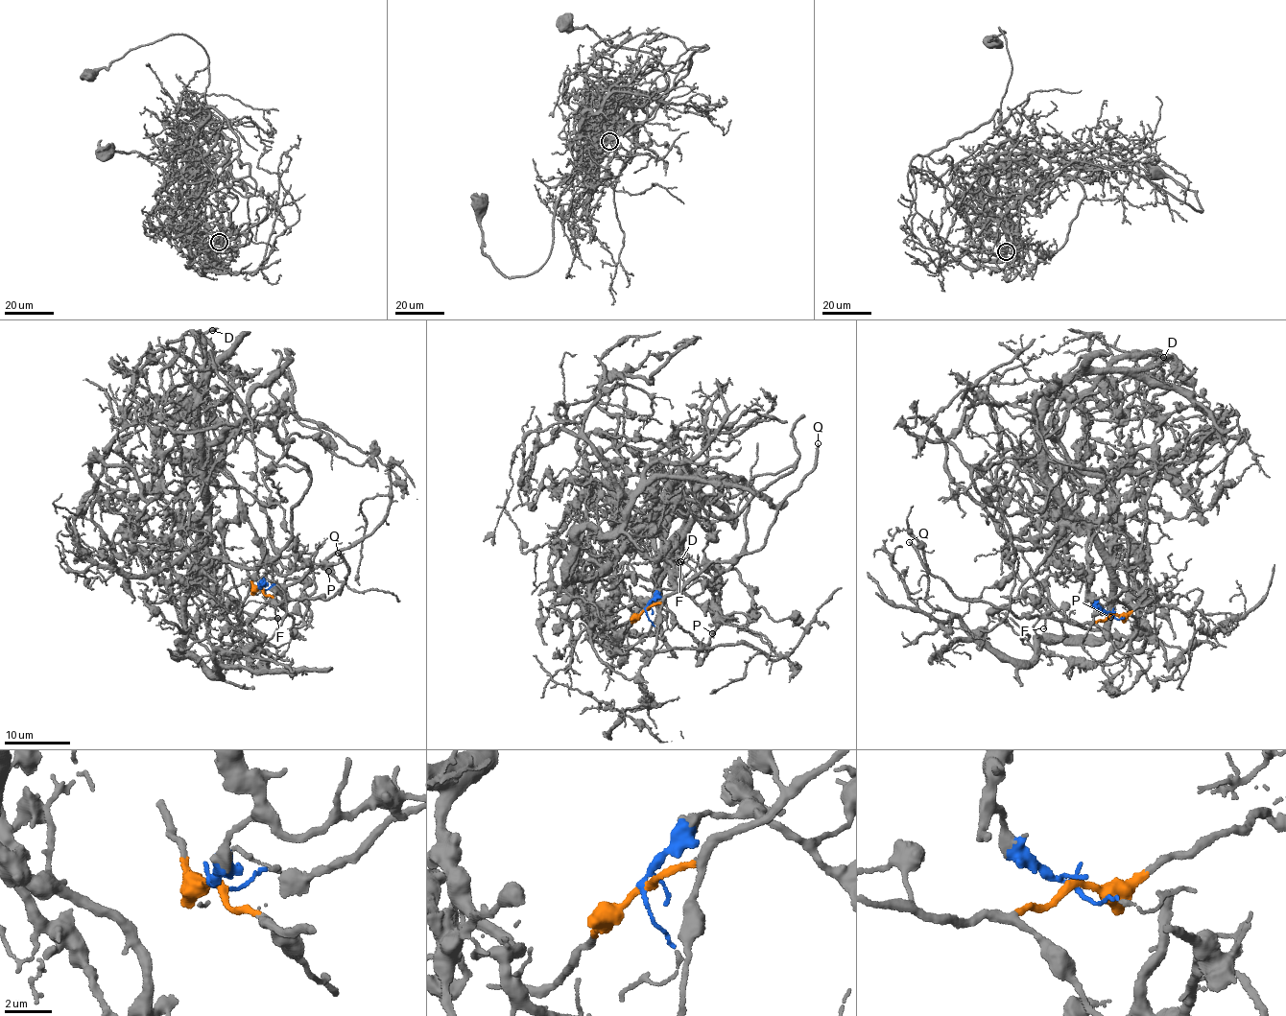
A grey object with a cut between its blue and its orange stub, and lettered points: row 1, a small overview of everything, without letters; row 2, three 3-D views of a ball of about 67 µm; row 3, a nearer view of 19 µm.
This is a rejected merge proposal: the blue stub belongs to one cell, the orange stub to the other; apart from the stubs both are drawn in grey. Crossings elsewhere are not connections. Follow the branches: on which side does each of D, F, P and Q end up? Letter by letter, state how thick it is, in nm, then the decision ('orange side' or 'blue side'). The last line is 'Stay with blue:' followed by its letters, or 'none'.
D: 160 nm | blue side
F: 130 nm | orange side
P: 180 nm | blue side
Q: 240 nm | orange side
Stay with blue: D, P

